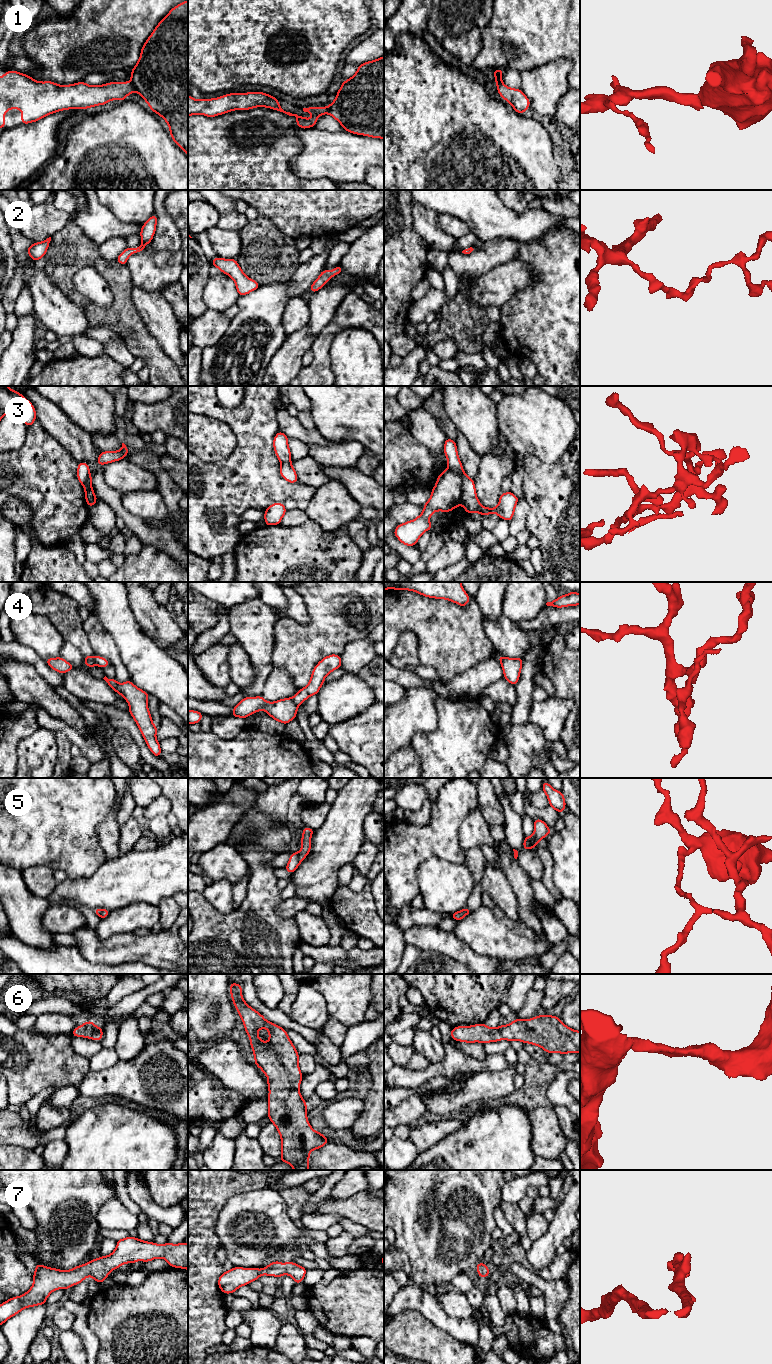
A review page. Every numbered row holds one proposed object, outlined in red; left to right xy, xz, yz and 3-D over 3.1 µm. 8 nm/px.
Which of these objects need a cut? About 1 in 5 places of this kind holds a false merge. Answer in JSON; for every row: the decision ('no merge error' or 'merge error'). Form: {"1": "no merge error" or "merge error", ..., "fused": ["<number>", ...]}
{"1": "merge error", "2": "no merge error", "3": "merge error", "4": "merge error", "5": "merge error", "6": "no merge error", "7": "no merge error", "fused": ["1", "3", "4", "5"]}

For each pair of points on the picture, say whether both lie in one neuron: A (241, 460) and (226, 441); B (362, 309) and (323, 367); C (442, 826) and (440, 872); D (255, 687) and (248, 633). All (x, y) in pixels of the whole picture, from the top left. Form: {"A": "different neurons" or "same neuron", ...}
{"A": "different neurons", "B": "same neuron", "C": "different neurons", "D": "same neuron"}

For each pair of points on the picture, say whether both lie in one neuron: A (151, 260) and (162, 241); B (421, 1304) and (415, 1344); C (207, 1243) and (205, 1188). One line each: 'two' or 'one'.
A: two
B: two
C: one

